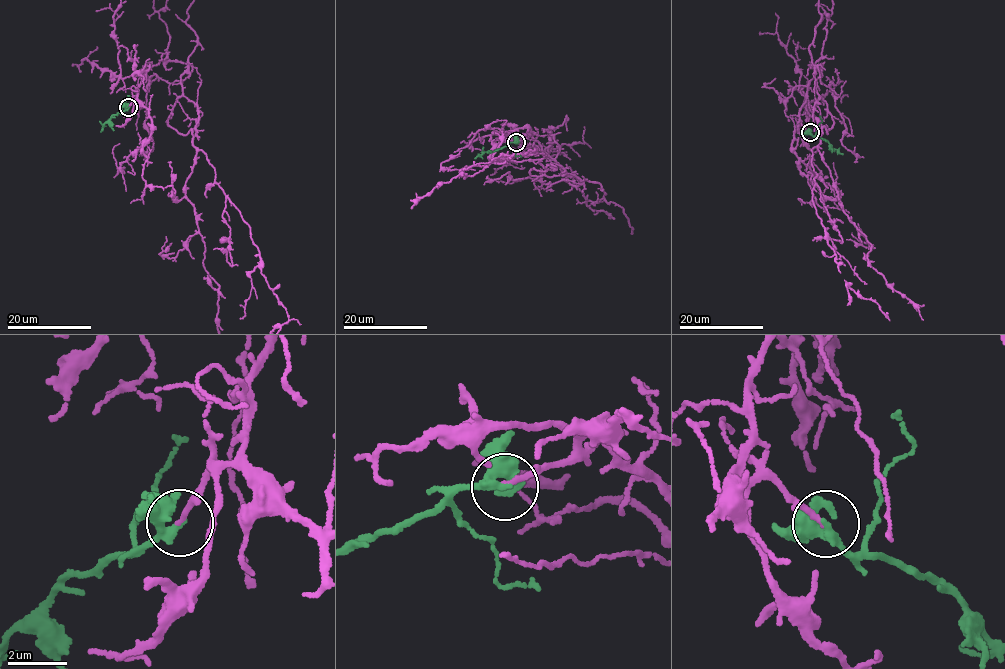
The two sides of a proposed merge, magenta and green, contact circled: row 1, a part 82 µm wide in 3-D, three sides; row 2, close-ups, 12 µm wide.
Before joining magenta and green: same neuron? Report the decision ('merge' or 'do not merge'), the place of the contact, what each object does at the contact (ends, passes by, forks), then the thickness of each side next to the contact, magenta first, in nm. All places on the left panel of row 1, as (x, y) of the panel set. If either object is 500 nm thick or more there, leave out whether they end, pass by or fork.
merge; at (128, 107); magenta ends there; green passes by; 160 nm thick on the magenta side, 240 nm on the other

